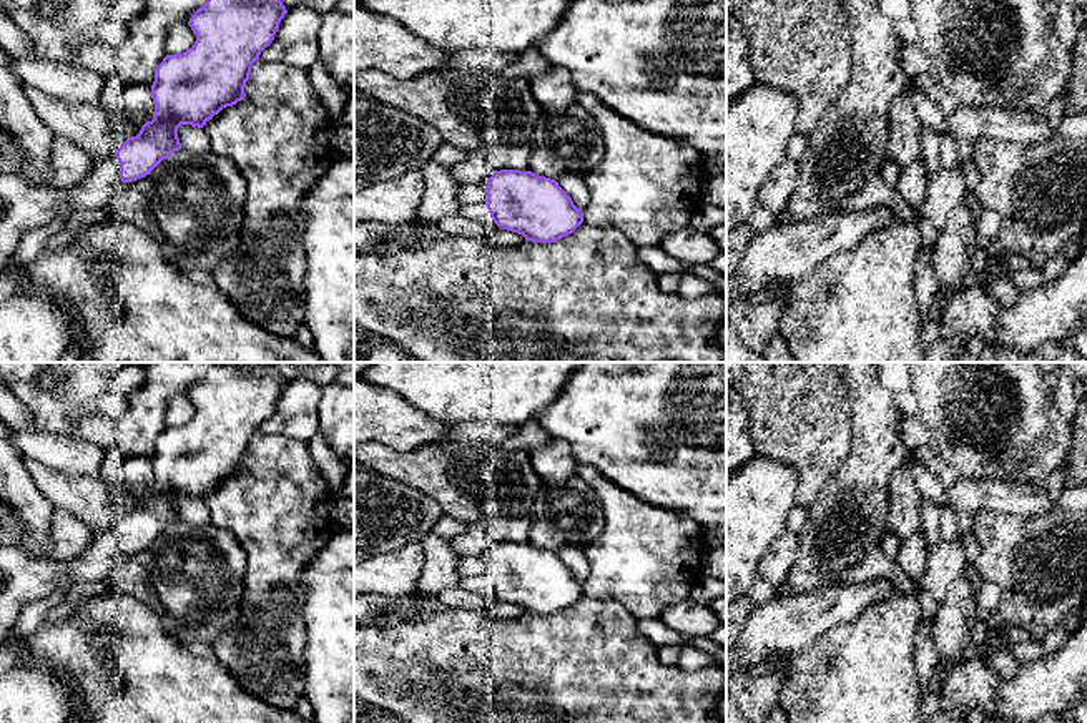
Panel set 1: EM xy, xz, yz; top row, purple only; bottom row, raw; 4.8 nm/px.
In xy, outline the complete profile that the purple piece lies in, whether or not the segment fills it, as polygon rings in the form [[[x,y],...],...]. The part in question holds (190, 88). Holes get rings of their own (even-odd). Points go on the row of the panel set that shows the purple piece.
[[[206,0],[188,22],[196,35],[194,45],[184,53],[166,55],[155,70],[153,120],[145,123],[136,136],[128,138],[113,156],[95,163],[93,171],[81,183],[48,189],[27,183],[20,175],[0,173],[0,199],[7,206],[7,213],[0,218],[0,273],[10,264],[23,233],[43,228],[58,216],[68,218],[83,209],[106,209],[123,183],[145,178],[171,153],[181,150],[178,138],[181,125],[203,128],[223,108],[244,100],[253,63],[274,40],[286,13],[281,0]]]

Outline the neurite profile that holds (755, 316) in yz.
[[[773,279],[726,301],[726,319],[741,342],[756,354],[763,356],[771,339],[780,334],[780,317],[791,288],[789,283]]]

